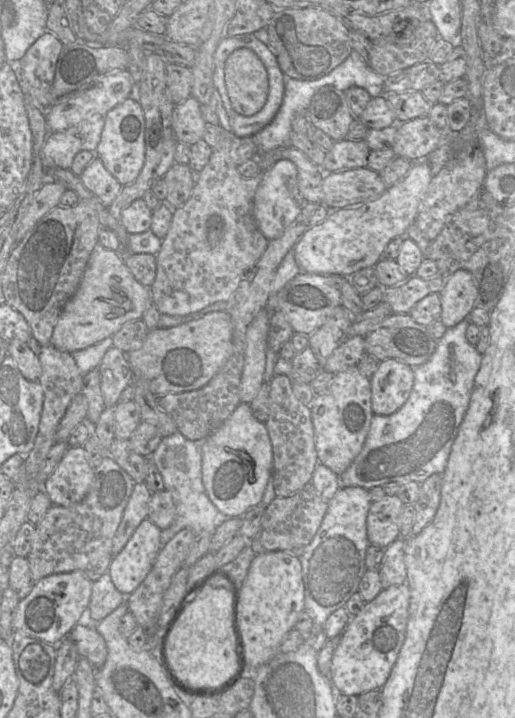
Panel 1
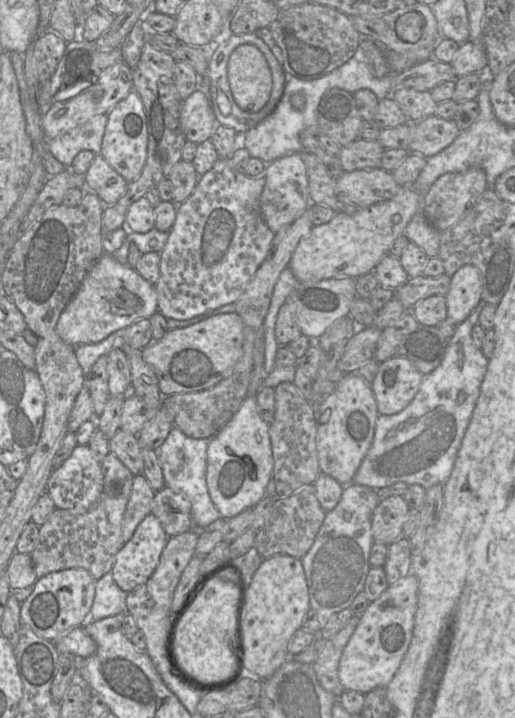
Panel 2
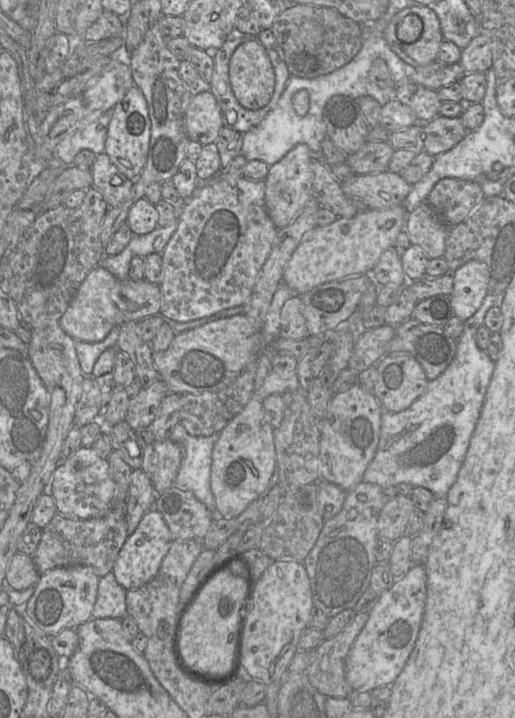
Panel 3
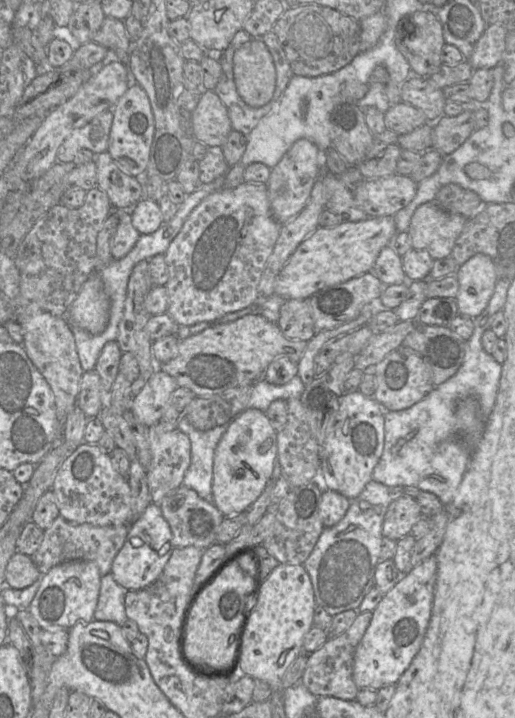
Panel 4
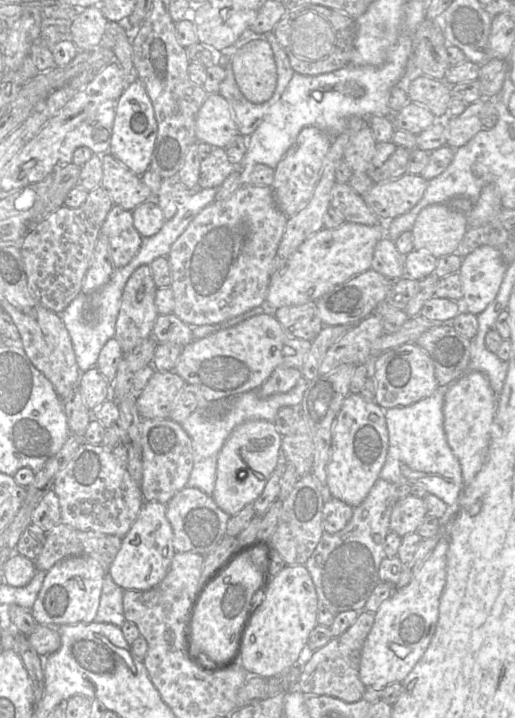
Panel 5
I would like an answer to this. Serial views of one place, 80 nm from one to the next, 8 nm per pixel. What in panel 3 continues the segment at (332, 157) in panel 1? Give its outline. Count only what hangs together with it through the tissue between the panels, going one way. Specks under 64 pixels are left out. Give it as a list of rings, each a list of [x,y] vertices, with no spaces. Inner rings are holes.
[[[367,141],[357,152],[347,155],[346,163],[354,174],[372,174],[388,170],[394,149],[388,142]]]

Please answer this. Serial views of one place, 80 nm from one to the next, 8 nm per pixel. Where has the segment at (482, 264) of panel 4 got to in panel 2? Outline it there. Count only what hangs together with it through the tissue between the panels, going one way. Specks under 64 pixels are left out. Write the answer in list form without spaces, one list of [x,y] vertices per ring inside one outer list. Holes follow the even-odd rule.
[[[468,264],[459,268],[451,277],[446,294],[448,317],[459,325],[464,322],[481,301],[480,271]]]

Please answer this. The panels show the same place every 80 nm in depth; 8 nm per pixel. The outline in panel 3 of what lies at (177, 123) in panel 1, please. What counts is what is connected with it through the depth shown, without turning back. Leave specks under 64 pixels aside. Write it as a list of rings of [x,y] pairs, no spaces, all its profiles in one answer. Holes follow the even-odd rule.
[[[210,90],[193,95],[185,111],[184,125],[190,141],[203,146],[215,143],[223,124],[219,106]]]

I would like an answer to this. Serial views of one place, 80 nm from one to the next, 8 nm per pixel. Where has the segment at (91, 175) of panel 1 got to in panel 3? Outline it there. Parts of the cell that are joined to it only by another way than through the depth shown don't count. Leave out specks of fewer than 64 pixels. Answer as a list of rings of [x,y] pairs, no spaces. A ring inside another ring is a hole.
[[[105,152],[95,156],[90,170],[92,186],[102,194],[109,208],[119,207],[132,199],[134,181],[122,174]]]

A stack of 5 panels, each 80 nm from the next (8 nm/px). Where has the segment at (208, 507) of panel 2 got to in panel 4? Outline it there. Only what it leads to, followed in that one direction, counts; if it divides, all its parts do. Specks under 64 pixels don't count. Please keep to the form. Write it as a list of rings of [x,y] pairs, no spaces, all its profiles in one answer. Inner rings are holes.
[[[183,418],[177,428],[188,436],[191,444],[191,461],[185,472],[182,486],[194,490],[202,499],[213,503],[214,452],[221,436],[227,429],[227,425],[200,431],[195,429],[186,418]]]

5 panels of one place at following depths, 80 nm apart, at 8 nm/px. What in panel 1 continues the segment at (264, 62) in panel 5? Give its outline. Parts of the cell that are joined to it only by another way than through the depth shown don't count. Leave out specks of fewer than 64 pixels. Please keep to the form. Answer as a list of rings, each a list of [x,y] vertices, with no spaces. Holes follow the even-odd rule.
[[[239,48],[228,56],[224,78],[236,113],[248,117],[263,108],[268,96],[268,76],[263,63],[251,49]]]

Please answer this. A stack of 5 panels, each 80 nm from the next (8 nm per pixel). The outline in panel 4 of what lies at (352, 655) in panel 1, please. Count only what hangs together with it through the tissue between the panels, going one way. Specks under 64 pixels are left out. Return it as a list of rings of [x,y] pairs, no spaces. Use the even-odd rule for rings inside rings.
[[[435,555],[425,559],[385,593],[372,612],[372,619],[355,652],[353,680],[359,689],[379,690],[395,685],[419,652],[432,612],[437,574]]]

